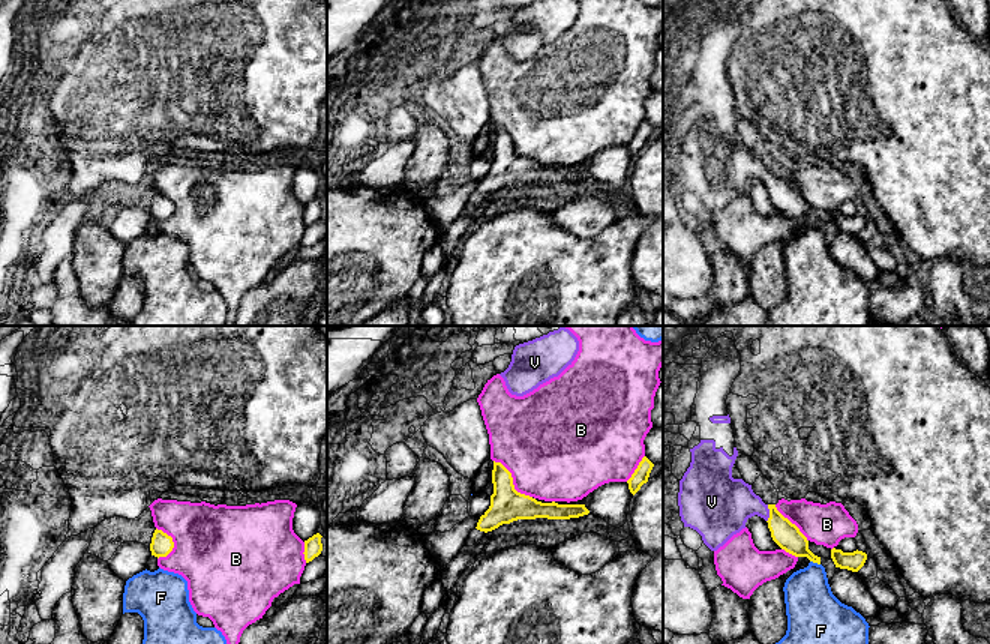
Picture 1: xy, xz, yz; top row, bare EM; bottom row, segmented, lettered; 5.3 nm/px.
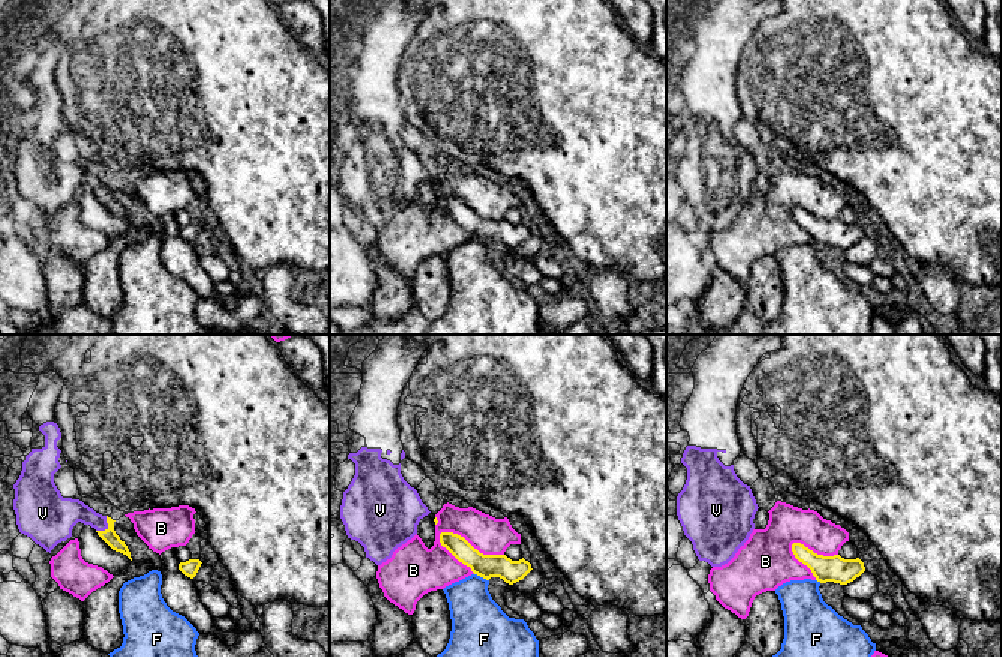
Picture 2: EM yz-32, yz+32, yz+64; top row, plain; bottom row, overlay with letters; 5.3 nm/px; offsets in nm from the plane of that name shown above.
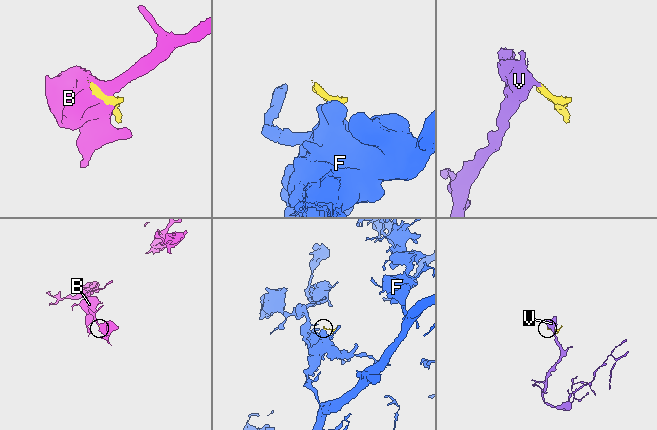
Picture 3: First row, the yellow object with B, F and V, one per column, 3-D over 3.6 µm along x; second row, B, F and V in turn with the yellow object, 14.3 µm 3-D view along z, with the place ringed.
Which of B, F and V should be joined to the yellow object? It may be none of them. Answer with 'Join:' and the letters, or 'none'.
Join: V

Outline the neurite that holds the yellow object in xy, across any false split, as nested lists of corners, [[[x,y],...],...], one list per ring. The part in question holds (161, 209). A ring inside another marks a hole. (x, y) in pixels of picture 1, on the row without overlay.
[[[154,194],[152,207],[150,207],[150,215],[152,219],[154,221],[166,221],[174,212],[172,201],[164,197],[162,194]]]

